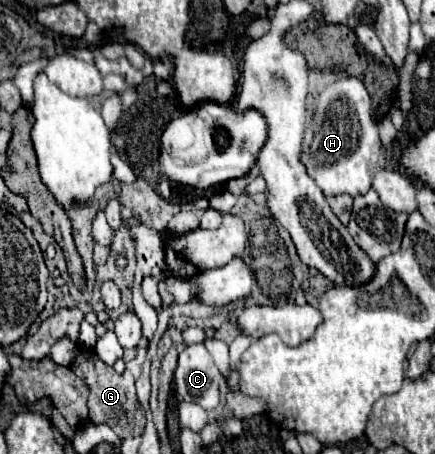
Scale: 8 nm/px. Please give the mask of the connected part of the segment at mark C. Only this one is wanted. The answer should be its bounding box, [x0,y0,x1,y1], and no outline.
[175,344,221,410]

